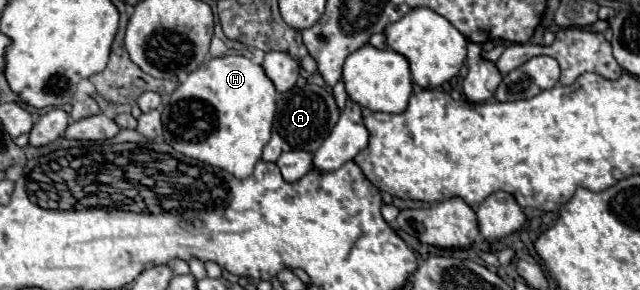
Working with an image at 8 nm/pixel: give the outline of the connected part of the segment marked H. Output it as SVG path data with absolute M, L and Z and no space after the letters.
M229 54L209 58L181 82L163 108L163 138L177 152L231 172L235 178L253 174L271 138L277 90L261 64Z

